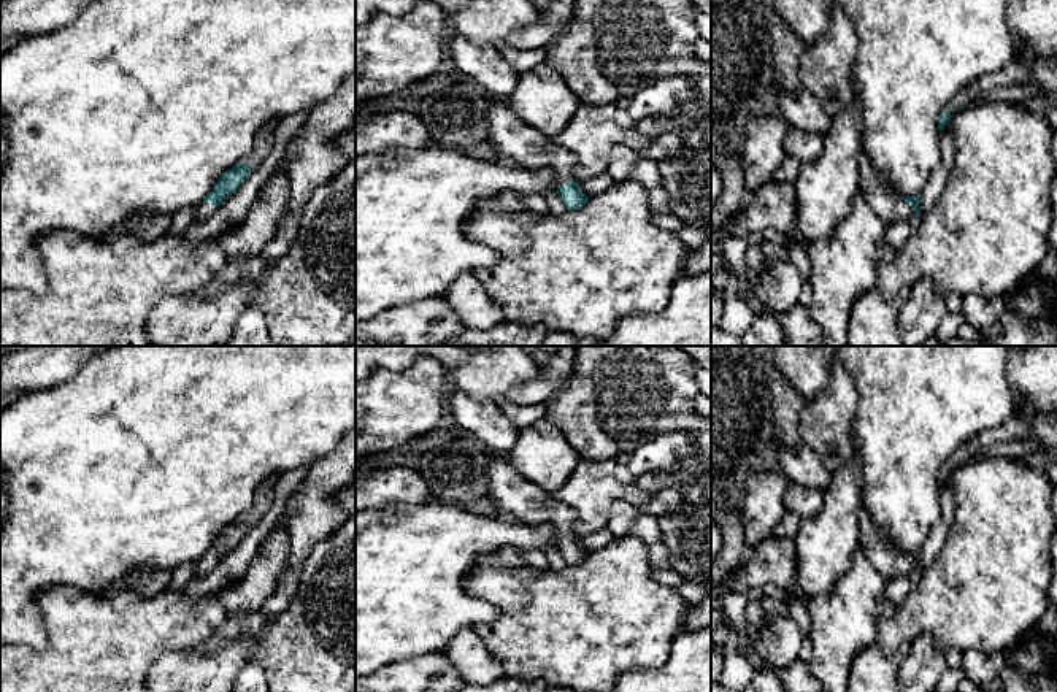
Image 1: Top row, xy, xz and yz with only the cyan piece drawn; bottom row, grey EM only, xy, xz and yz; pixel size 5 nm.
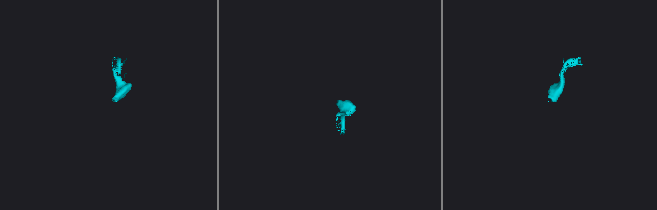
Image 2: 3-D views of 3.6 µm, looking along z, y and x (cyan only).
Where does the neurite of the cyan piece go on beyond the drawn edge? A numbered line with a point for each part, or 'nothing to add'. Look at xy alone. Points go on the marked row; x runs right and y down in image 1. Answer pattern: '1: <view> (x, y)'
1: xy (203, 210)

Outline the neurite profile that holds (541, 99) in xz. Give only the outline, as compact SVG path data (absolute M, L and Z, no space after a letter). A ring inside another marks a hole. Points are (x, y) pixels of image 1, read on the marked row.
M546 62L519 75L508 106L527 125L554 138L582 105L567 81Z

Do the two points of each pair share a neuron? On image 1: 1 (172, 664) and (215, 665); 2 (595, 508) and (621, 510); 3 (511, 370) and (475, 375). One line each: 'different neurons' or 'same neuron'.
1: same neuron
2: different neurons
3: same neuron

